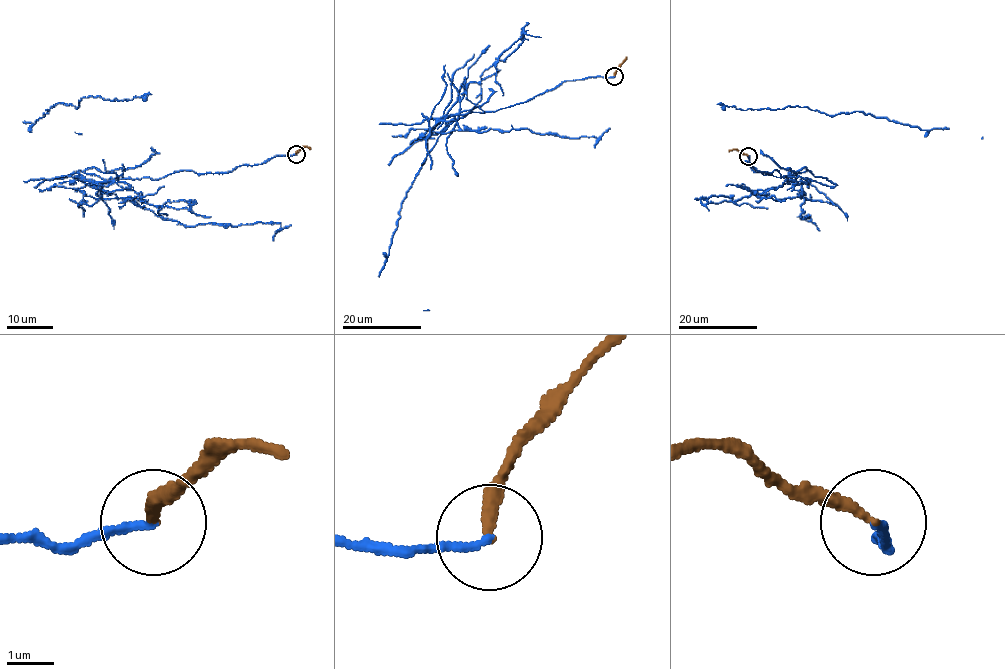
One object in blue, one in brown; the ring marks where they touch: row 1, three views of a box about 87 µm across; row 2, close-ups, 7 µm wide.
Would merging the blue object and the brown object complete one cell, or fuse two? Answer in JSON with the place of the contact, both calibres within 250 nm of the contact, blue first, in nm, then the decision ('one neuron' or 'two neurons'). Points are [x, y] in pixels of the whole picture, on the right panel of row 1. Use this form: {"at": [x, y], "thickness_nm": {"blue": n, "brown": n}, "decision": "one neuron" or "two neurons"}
{"at": [748, 156], "thickness_nm": {"blue": 150, "brown": 240}, "decision": "two neurons"}

